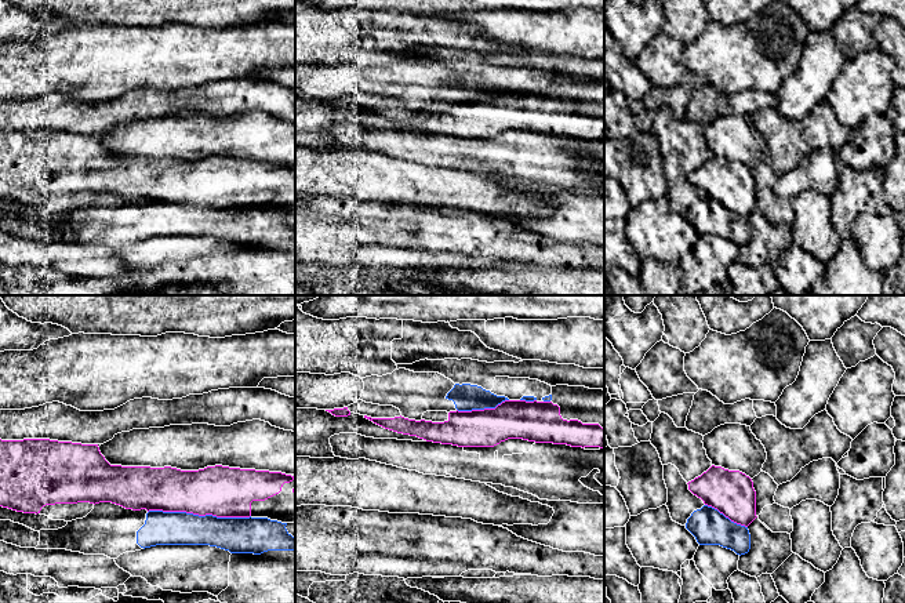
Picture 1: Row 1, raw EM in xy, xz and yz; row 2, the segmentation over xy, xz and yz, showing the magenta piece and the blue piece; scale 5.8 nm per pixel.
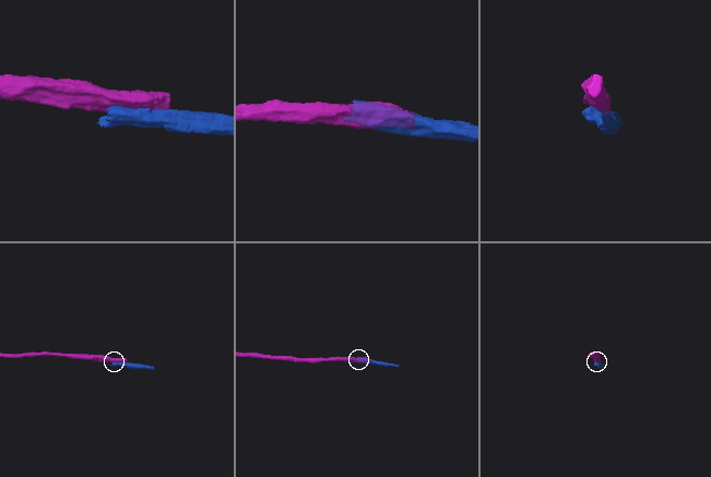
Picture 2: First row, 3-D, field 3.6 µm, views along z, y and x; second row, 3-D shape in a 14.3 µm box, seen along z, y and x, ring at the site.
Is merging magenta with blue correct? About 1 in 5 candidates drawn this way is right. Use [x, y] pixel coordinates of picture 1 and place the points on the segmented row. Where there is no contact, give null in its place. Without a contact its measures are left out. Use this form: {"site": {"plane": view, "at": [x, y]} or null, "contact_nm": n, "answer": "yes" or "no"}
{"site": {"plane": "xy", "at": [199, 515]}, "contact_nm": 600, "answer": "no"}

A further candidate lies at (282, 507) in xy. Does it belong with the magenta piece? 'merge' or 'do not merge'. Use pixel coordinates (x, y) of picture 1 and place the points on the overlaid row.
merge

